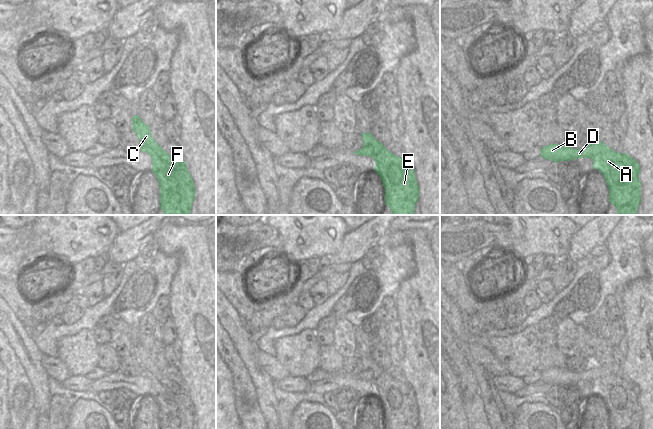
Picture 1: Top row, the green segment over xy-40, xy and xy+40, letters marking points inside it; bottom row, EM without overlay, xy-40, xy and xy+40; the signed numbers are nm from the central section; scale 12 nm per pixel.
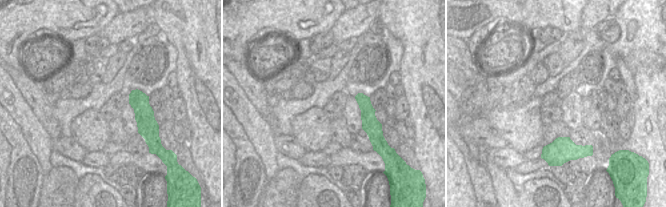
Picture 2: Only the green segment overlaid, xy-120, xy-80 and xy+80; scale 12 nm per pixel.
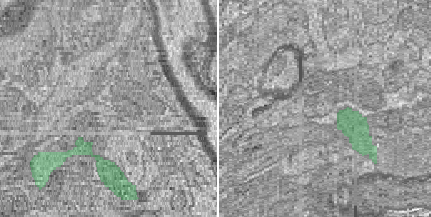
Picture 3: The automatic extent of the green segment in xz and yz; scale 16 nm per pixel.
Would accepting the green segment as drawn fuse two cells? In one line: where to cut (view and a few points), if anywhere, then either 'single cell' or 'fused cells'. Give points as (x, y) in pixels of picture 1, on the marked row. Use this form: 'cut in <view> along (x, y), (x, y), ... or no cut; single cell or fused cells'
no cut; single cell

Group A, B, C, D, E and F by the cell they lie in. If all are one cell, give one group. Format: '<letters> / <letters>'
A B C D E F

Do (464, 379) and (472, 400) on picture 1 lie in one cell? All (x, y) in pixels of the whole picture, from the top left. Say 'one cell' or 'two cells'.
two cells

